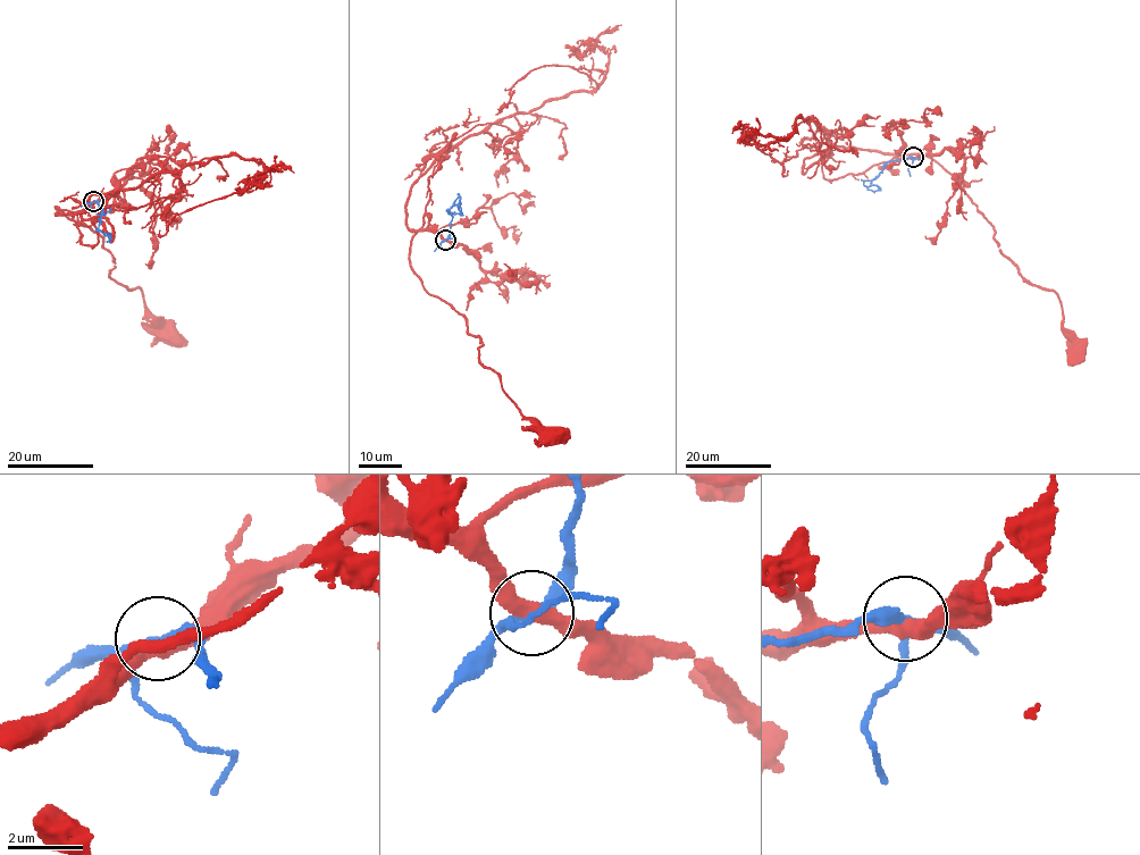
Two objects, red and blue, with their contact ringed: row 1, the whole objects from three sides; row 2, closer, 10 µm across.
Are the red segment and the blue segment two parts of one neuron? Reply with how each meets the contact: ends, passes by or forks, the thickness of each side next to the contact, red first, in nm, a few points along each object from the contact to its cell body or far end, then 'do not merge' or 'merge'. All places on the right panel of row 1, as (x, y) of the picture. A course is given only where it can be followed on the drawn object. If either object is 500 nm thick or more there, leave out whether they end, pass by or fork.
red passes by; blue forks there; 380 nm thick on the red side, 190 nm on the other; red runs (912, 158), (933, 159), (990, 225), (999, 250), (1020, 274), (1057, 295), (1063, 332), (1078, 353); blue runs (912, 157), (888, 161), (877, 177), (863, 183), (880, 191); merge

